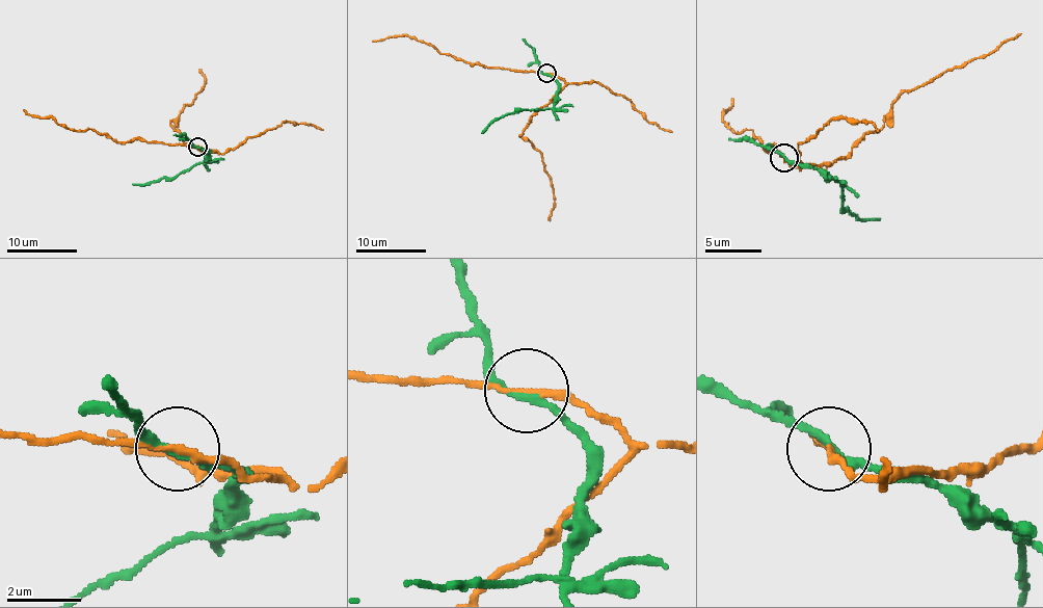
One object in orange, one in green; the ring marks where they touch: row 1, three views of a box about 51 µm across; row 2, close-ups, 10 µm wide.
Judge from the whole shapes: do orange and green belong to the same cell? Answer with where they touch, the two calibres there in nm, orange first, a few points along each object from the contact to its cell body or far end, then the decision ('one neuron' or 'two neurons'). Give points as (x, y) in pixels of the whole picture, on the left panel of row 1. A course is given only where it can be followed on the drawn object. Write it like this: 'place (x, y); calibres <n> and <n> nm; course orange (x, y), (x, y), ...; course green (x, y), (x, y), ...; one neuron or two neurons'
place (197, 147); calibres 140 and 190 nm; course orange (197, 146), (217, 151), (190, 148), (174, 127), (180, 110), (205, 86), (202, 69); course green (197, 146), (208, 151), (202, 161), (174, 178), (133, 184); two neurons

